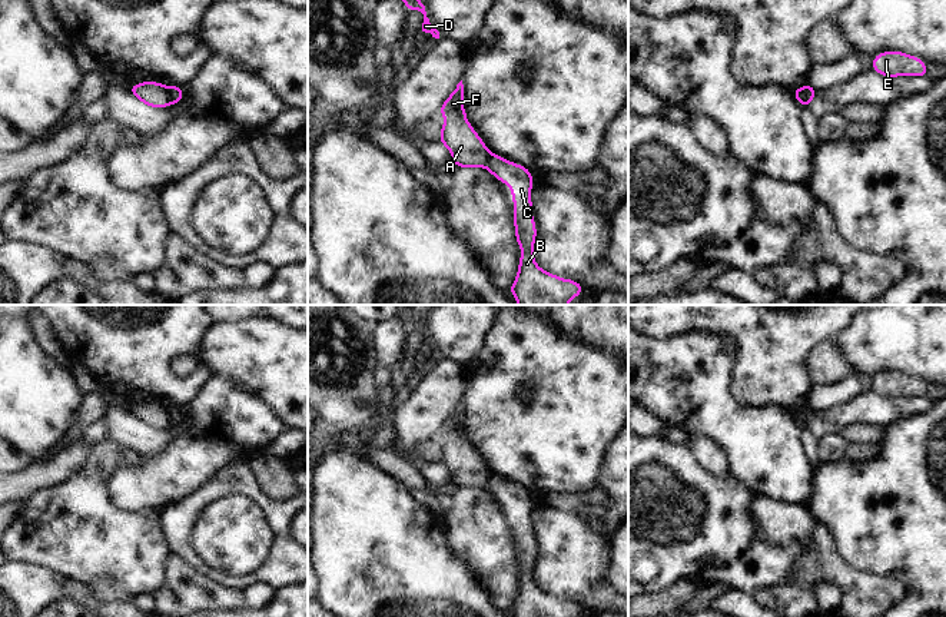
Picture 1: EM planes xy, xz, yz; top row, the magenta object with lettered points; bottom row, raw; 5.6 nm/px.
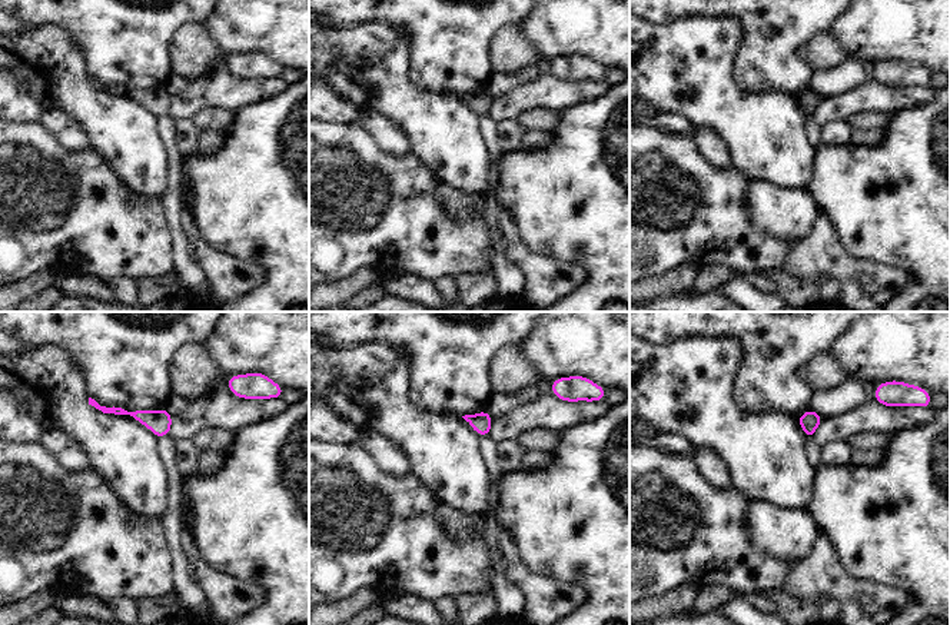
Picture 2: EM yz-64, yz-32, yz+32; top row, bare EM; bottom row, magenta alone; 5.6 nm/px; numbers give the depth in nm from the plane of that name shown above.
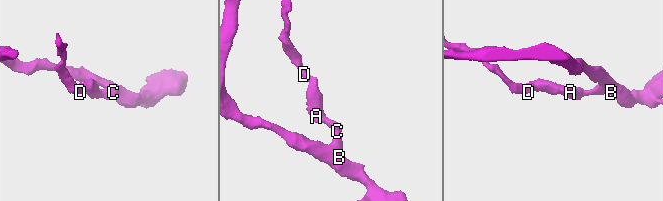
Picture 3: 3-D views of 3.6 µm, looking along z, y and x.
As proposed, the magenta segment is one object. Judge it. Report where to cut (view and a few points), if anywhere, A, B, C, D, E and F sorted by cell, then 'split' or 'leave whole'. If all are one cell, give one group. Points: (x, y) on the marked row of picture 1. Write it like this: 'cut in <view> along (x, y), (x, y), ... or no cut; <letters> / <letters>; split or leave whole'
cut in xy along (165, 86), (171, 103); A D F / B C E; split

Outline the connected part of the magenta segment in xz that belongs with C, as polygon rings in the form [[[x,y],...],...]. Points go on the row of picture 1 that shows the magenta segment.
[[[491,152],[485,169],[509,186],[514,203],[512,223],[515,241],[521,248],[517,278],[508,291],[518,305],[568,305],[578,298],[584,285],[541,269],[534,258],[537,226],[532,215],[531,189],[534,178],[528,167],[509,162]]]

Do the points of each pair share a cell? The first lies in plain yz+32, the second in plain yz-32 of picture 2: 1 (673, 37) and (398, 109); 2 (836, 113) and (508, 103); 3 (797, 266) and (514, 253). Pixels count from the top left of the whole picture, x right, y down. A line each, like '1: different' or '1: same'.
1: same
2: same
3: same

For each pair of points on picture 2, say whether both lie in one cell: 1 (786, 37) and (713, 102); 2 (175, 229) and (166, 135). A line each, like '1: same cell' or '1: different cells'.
1: different cells
2: same cell

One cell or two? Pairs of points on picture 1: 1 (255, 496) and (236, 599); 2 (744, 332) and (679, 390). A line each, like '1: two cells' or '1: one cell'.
1: two cells
2: two cells

